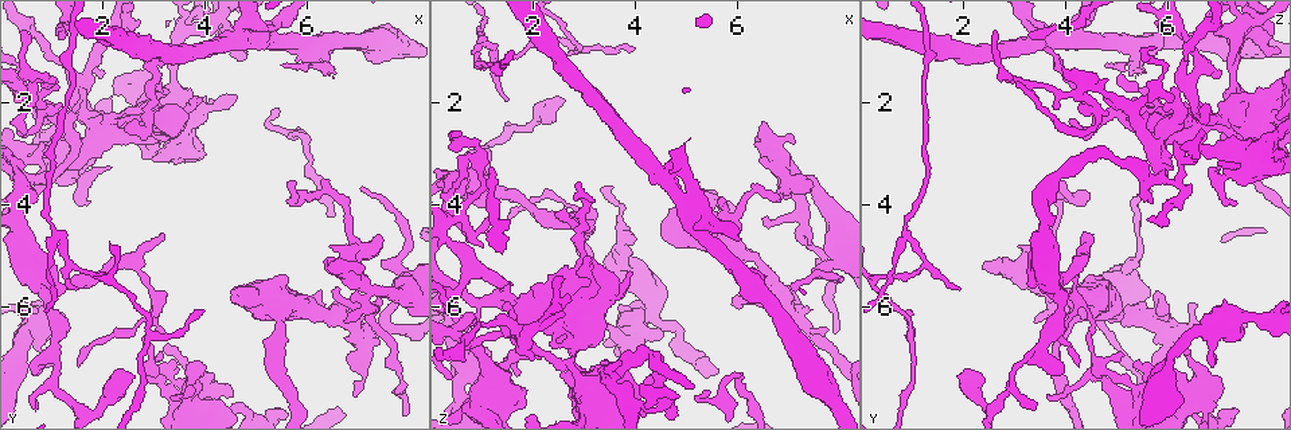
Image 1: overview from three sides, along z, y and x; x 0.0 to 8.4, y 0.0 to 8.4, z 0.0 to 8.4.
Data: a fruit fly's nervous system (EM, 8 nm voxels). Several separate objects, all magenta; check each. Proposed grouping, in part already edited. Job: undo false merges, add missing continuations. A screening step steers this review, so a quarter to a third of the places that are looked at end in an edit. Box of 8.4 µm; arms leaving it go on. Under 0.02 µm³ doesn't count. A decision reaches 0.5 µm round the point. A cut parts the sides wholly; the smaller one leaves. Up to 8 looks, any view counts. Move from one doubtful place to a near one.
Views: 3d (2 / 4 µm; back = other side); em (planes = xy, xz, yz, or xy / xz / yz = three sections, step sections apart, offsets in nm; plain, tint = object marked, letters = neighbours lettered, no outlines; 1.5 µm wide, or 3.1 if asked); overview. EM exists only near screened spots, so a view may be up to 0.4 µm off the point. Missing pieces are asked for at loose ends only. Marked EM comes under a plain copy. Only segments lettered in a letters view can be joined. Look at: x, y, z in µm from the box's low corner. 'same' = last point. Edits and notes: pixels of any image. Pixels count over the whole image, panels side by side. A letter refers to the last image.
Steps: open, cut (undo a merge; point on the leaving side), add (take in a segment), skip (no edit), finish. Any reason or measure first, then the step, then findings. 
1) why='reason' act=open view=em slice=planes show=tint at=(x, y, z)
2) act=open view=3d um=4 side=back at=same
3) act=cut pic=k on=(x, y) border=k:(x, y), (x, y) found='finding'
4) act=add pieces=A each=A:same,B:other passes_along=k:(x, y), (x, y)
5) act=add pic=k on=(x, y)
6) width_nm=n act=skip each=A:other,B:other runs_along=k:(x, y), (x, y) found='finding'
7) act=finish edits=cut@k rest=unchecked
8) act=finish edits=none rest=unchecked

why='two arms in line, one across' act=open view=3d um=2 at=(0.60, 1.90, 4.20)

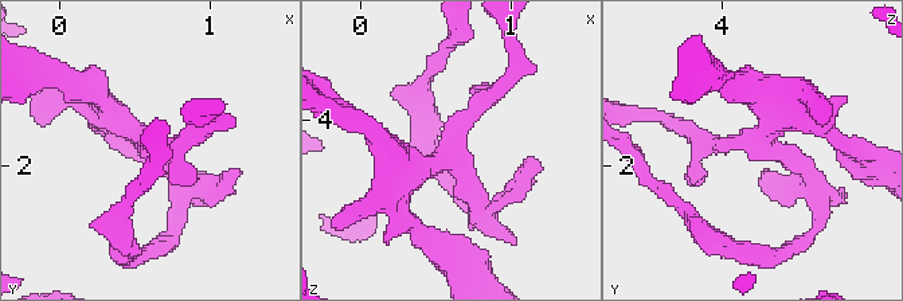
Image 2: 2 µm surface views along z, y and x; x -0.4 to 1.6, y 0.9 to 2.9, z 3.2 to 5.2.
act=open view=em slice=xz step=4 show=letters at=(0.60, 1.86, 4.20)

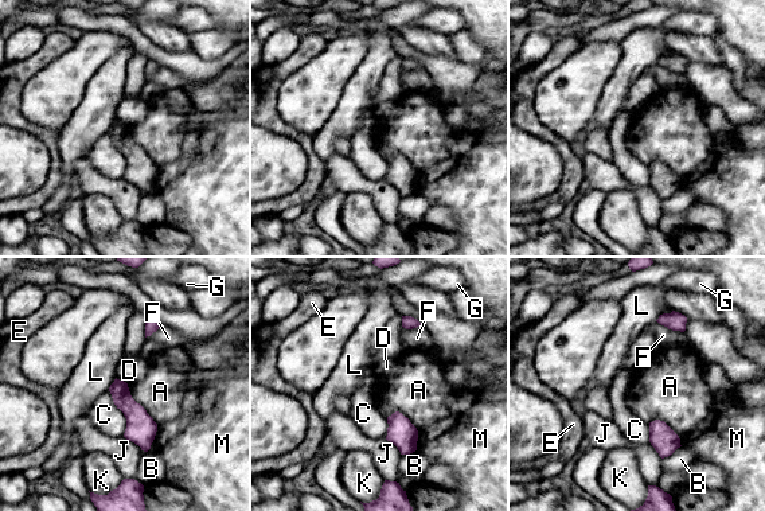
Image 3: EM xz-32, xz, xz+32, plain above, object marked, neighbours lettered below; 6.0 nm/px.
act=skip each=A:other,B:other,C:other,D:other,E:other,F:other,G:other,J:other,K:other,L:other,M:other border=3:(116, 377), (127, 383) found='continuous, no second neuron'

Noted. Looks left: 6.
why='an open end' act=open view=em slice=planes show=letters at=(3.15, 4.55, 4.45)

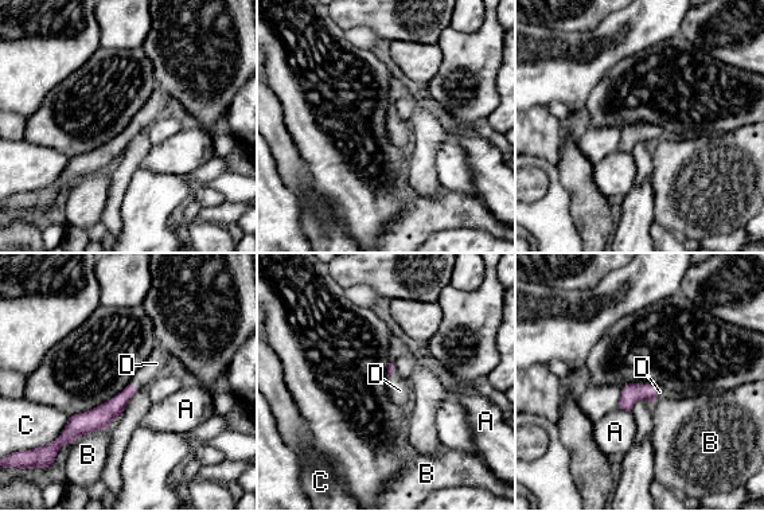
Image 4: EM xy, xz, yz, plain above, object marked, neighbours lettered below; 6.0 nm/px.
act=add pieces=D each=A:other,B:other,C:other,D:same passes_along=4:(631, 393), (650, 385), (659, 391) found='it goes on there'

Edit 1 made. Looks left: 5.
act=open view=overview

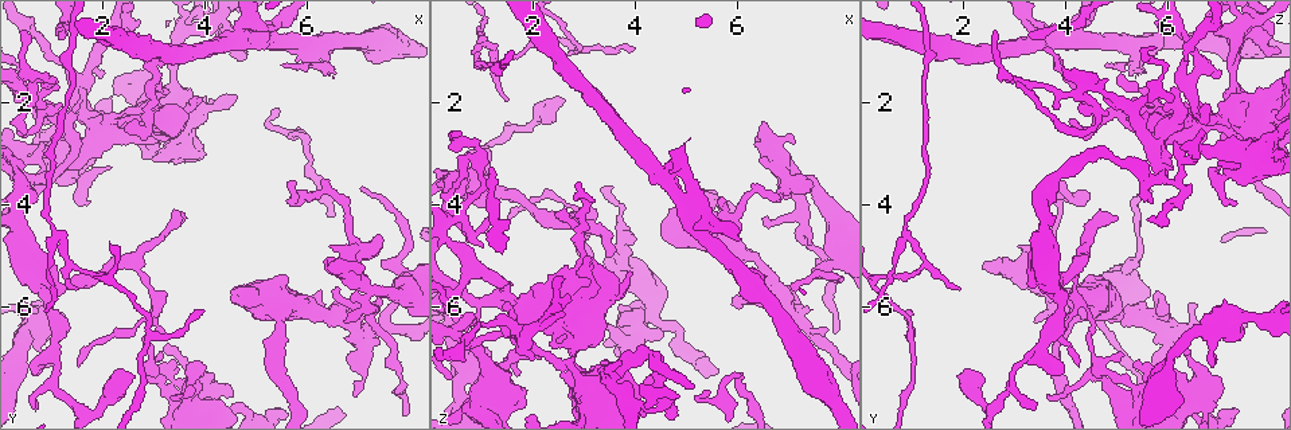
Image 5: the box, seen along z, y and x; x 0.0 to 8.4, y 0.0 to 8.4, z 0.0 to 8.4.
why='an open end' act=open view=em slice=planes show=tint at=(5.75, 3.55, 3.85)

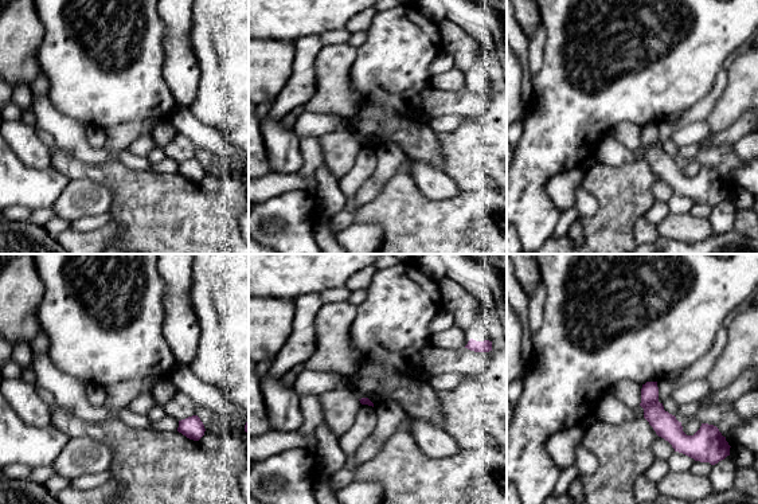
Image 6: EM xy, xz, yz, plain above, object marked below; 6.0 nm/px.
why='see the neighbours' act=open view=em slice=planes show=letters at=same

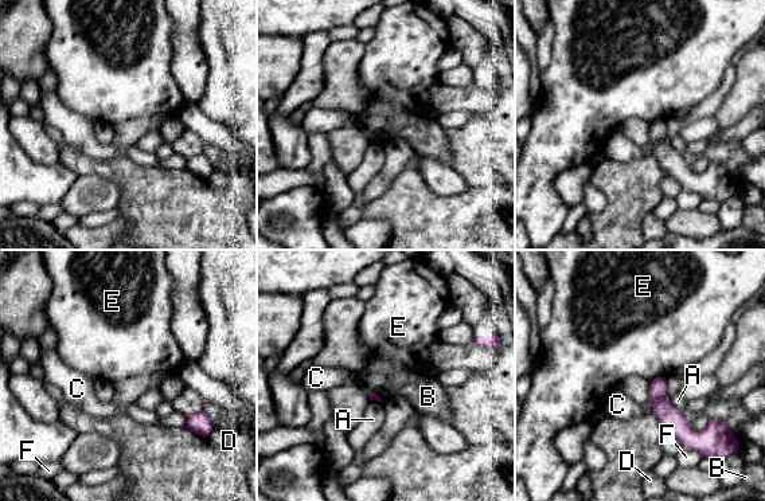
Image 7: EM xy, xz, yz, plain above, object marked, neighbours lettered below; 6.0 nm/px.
act=skip each=A:other,B:other,C:other,D:other,E:other,F:other runs_along=7:(658, 380), (662, 407), (690, 445) found='none of them fits'

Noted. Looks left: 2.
act=finish edits=add@4 rest=unchecked

